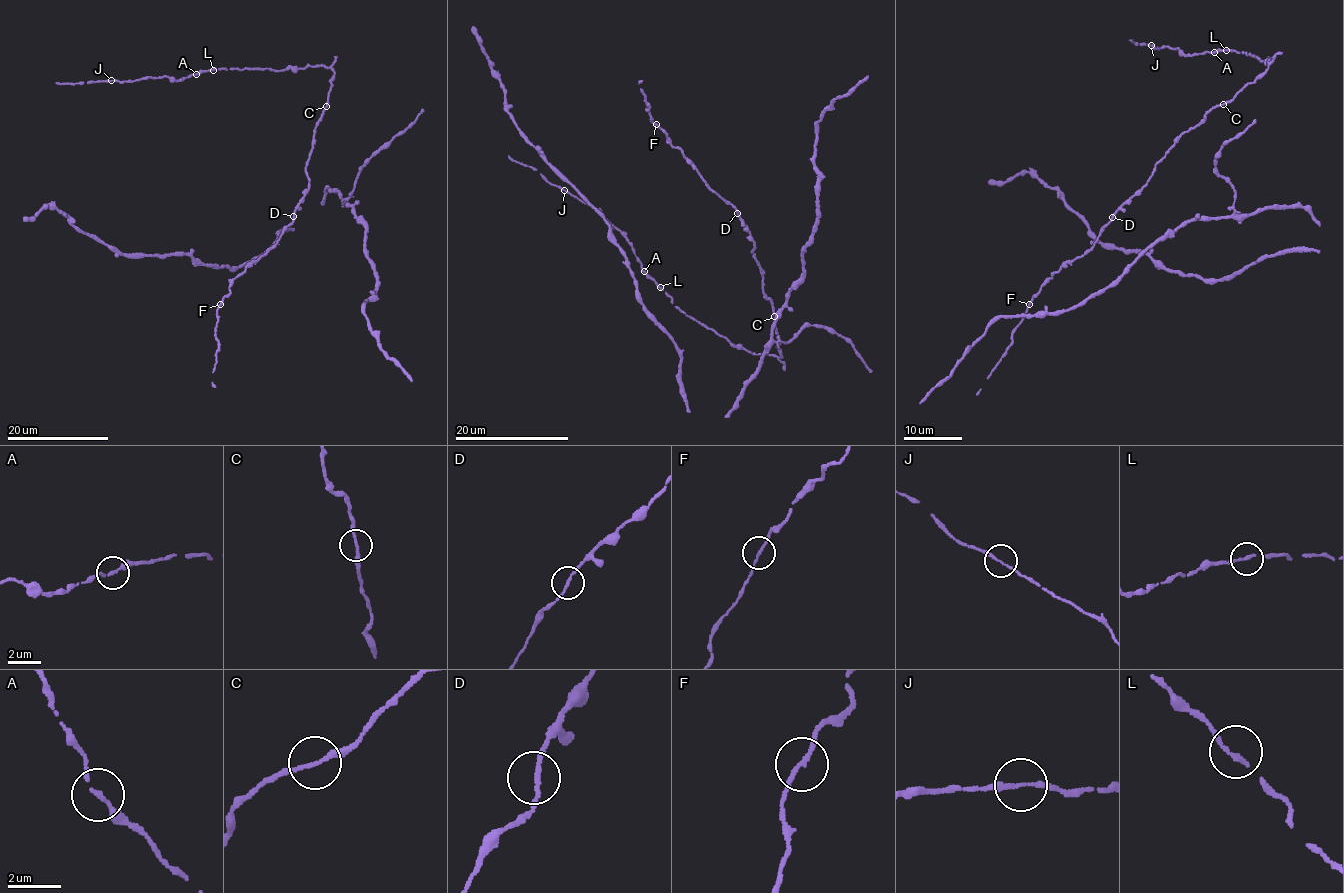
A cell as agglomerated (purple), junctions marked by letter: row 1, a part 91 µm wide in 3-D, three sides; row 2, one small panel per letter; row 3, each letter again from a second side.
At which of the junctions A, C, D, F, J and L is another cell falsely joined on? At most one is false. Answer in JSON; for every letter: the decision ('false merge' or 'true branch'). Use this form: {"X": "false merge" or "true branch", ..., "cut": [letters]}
{"A": "true branch", "C": "true branch", "D": "true branch", "F": "true branch", "J": "true branch", "L": "true branch", "cut": []}

